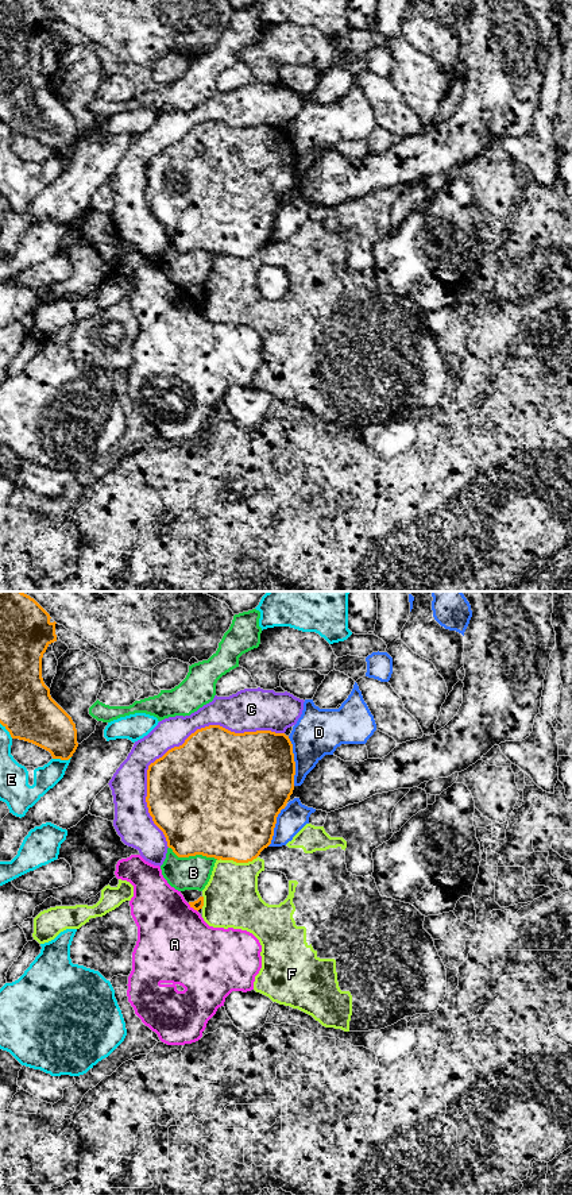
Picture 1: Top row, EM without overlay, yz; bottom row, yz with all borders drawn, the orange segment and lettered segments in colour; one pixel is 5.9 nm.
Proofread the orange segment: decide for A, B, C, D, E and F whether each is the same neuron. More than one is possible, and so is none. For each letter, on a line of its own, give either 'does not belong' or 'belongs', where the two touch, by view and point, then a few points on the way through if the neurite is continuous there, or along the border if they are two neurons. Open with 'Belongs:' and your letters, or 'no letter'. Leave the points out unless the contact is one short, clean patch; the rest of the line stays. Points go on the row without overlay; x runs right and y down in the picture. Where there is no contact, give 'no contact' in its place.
Belongs: no letter
A: does not belong | yz (193, 303)
B: does not belong | yz (193, 250)
C: does not belong | yz (176, 142)
D: does not belong | yz (293, 155)
E: does not belong | yz (61, 154)
F: does not belong | yz (236, 257)

